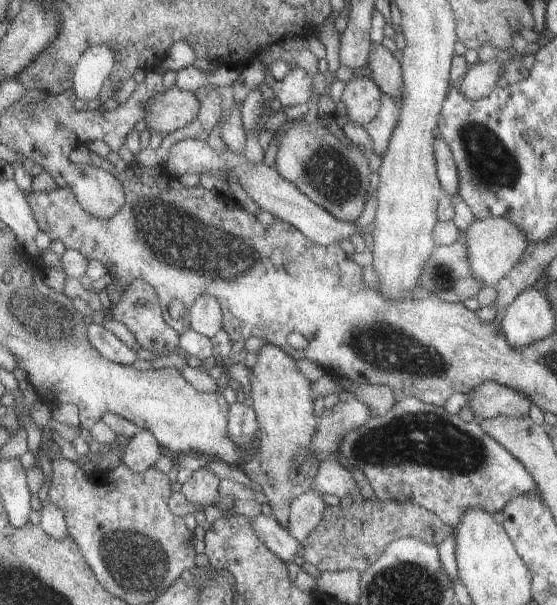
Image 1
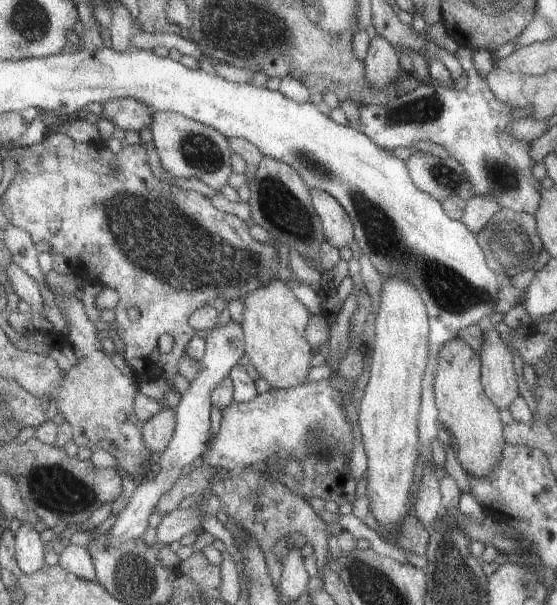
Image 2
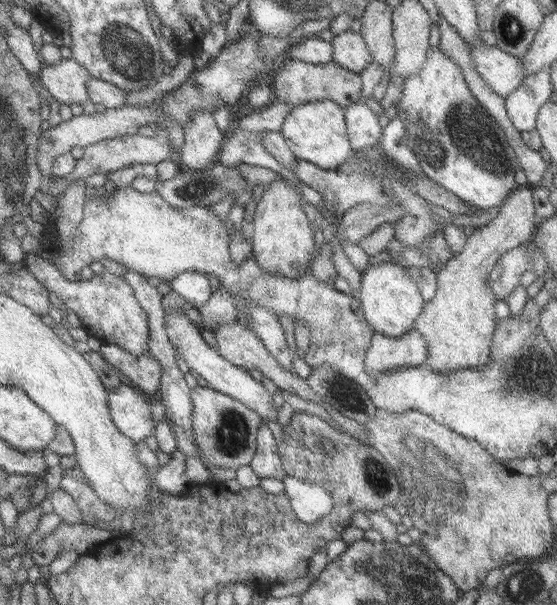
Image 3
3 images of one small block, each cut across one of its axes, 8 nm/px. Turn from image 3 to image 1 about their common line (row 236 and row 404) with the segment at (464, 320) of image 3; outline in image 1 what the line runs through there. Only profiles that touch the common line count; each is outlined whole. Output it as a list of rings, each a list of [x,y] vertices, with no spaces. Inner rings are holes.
[[[487,380],[468,393],[468,405],[475,419],[495,416],[521,418],[528,416],[532,403],[515,388]]]

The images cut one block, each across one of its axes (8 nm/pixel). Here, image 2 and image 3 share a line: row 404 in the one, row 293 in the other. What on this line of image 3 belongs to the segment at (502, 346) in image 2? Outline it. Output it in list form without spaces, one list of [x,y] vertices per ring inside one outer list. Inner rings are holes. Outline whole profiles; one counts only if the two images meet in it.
[[[517,245],[515,248],[510,248],[507,252],[503,252],[503,254],[497,258],[493,268],[488,274],[489,284],[487,284],[487,286],[489,290],[491,290],[491,294],[495,296],[495,300],[505,300],[505,298],[509,296],[509,292],[519,286],[519,277],[521,274],[526,270],[529,271],[532,269],[532,263],[524,245]]]

